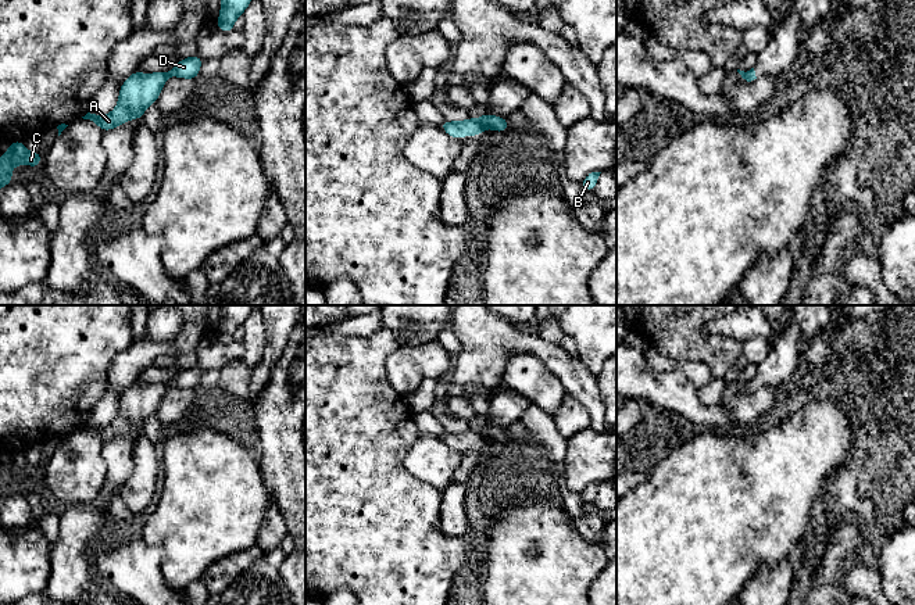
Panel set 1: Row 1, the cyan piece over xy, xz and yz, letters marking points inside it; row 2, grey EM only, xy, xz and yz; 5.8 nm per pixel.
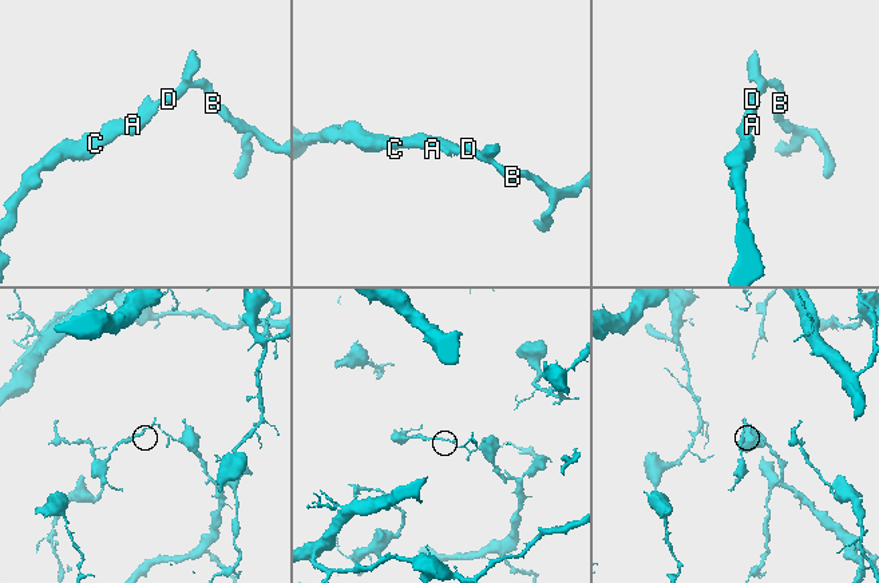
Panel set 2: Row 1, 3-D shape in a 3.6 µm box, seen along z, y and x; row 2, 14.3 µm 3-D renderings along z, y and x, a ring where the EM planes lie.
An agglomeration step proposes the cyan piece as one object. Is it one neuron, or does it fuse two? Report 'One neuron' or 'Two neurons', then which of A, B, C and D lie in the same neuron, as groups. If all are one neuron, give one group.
Two neurons. Groups: A C / B D

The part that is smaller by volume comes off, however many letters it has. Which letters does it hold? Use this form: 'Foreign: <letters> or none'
Foreign: A, C

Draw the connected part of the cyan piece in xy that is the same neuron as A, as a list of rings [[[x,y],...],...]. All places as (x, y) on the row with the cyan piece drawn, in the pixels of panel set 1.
[[[137,69],[122,83],[118,105],[108,115],[96,115],[87,112],[83,119],[97,123],[103,133],[117,128],[131,118],[142,121],[143,111],[156,103],[158,94],[168,79],[167,72],[143,75]]]

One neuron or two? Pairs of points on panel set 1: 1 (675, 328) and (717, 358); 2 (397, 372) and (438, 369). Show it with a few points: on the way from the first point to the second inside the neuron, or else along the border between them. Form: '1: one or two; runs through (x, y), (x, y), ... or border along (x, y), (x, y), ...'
1: one; runs through (685, 337), (692, 344), (707, 348)
2: one; runs through (407, 369), (428, 369)

